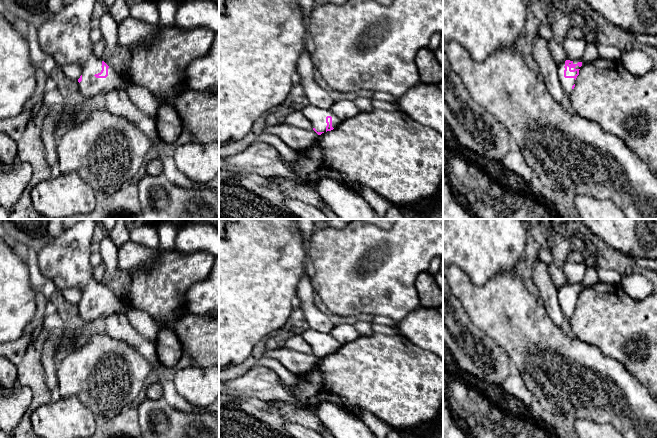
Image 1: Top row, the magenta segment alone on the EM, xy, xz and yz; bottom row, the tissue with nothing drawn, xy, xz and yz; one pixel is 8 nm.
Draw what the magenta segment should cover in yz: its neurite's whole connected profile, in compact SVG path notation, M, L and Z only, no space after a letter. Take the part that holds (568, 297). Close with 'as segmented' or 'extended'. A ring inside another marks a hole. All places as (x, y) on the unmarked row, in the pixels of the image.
M566 284L557 290L558 303L565 319L570 320L575 311L582 286Z; extended

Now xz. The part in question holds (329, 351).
M307 329L300 336L311 346L313 354L321 359L324 356L331 355L343 345L333 339L330 334Z; extended

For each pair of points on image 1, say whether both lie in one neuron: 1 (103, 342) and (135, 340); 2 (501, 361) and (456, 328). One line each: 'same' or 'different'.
1: different
2: same

